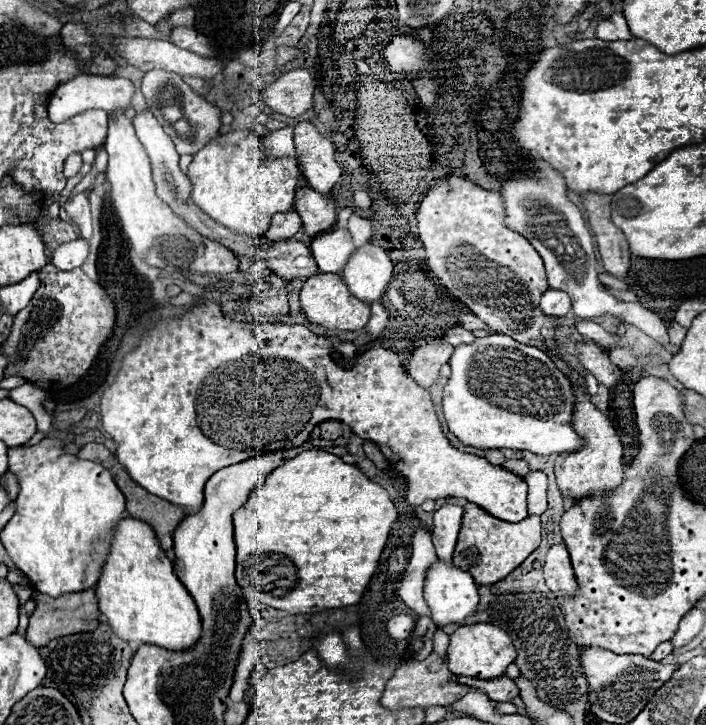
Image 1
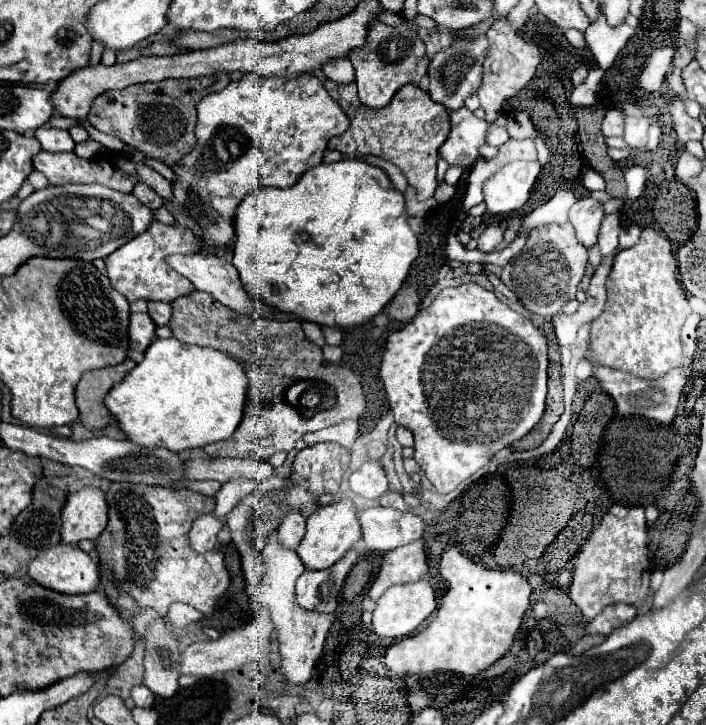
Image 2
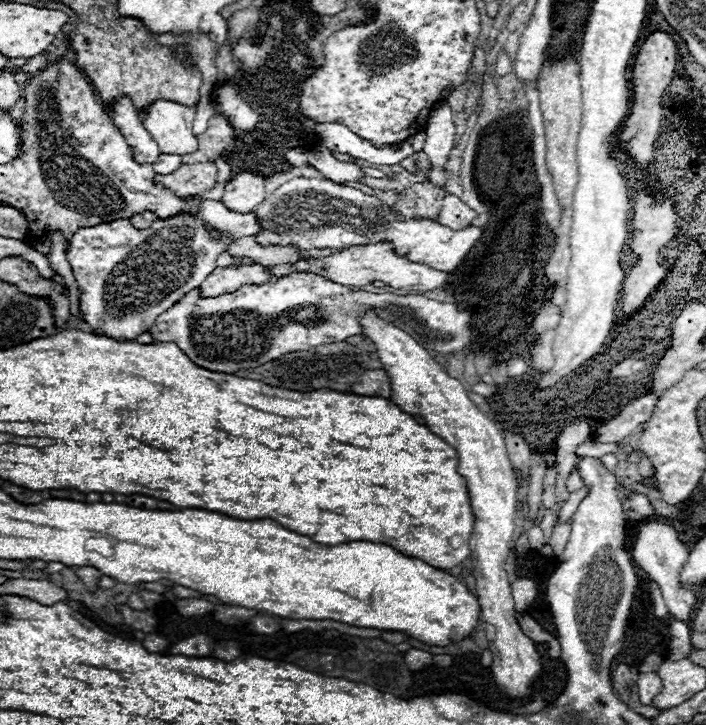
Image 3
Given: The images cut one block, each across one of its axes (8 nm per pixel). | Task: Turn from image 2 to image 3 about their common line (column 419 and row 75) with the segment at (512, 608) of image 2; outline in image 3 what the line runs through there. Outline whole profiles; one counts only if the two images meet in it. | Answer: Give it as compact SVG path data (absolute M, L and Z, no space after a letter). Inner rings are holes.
M654 32L646 38L642 44L642 50L636 54L634 66L632 66L632 108L624 122L624 128L618 132L618 144L626 150L626 154L636 160L640 166L646 166L654 156L654 140L660 130L660 114L662 106L660 100L676 72L678 62L678 50L676 42L666 32Z

